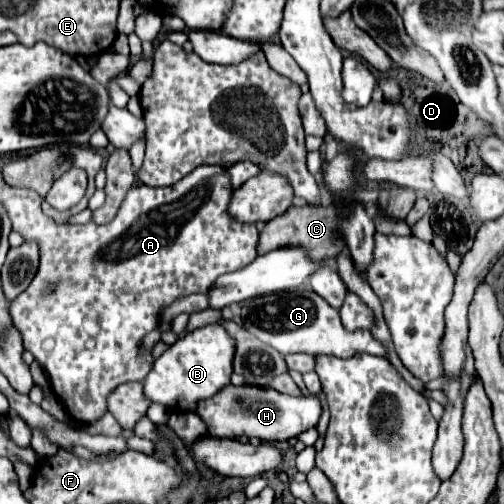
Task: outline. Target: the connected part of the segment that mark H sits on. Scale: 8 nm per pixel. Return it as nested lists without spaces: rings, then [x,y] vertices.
[[[227,384],[225,390],[219,390],[219,394],[215,394],[215,398],[209,398],[209,400],[199,402],[199,408],[195,408],[195,414],[201,416],[201,420],[205,422],[207,434],[217,436],[217,438],[239,438],[239,436],[245,434],[247,438],[259,438],[263,442],[285,442],[289,438],[299,436],[307,428],[313,428],[319,422],[321,402],[319,402],[317,396],[301,396],[301,398],[295,398],[295,396],[279,394],[277,390],[271,390],[269,386],[267,388],[259,388],[259,386],[243,384],[243,386],[237,388],[233,384]]]

